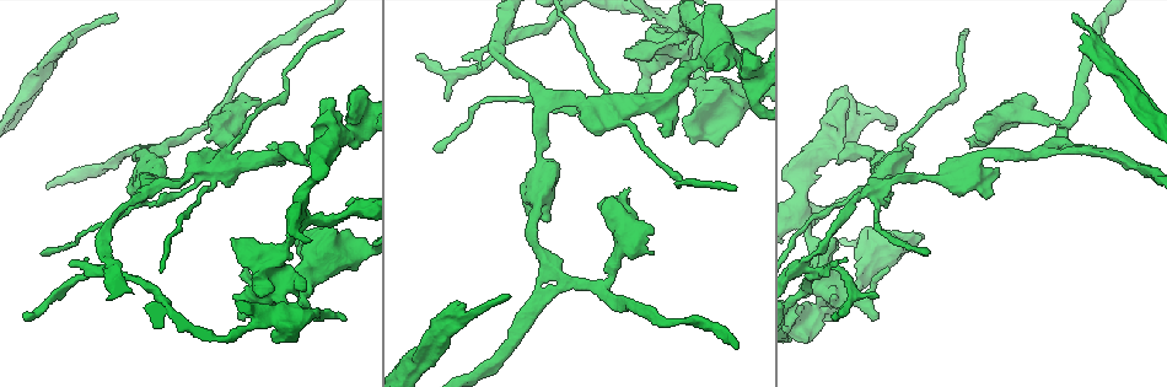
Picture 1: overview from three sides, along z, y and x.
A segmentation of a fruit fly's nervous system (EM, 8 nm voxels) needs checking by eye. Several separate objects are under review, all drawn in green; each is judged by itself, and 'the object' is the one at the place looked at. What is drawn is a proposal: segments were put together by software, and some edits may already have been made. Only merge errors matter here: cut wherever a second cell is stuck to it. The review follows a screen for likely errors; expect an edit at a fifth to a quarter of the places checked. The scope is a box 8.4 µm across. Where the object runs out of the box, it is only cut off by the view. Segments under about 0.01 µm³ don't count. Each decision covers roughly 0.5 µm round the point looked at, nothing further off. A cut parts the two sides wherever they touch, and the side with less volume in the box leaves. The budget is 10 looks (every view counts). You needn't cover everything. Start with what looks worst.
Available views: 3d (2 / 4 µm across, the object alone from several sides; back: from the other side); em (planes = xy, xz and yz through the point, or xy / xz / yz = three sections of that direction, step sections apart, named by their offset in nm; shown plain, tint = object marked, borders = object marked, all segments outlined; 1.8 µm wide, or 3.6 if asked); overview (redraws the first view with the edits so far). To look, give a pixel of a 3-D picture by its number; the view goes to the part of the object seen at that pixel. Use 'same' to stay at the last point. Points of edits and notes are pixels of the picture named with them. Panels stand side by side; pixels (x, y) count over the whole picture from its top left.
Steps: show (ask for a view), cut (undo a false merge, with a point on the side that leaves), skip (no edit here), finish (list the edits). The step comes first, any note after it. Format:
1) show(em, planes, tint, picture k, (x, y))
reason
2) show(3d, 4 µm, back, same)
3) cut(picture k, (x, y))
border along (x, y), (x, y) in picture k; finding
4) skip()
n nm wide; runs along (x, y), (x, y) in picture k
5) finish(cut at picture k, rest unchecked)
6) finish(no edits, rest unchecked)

show(3d, 4 µm, back, picture 1, (822, 151))
looks like a crossing

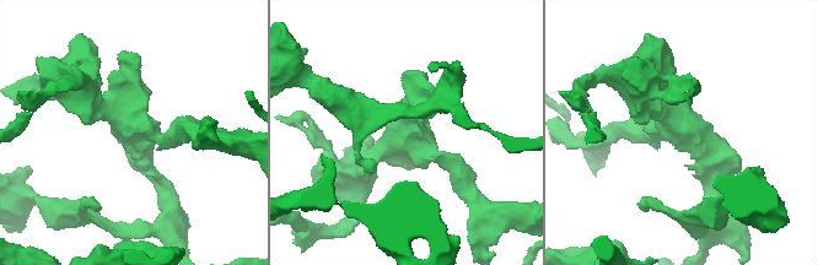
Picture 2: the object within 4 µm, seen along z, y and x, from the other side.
show(em, planes, tint, picture 2, (140, 127))
shape alone is not enough

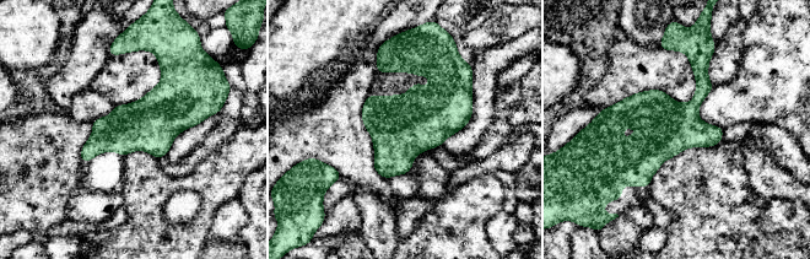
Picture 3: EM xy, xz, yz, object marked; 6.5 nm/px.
skip()
360 nm wide; one cell here

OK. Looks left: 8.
show(em, 3.6 µm, xy, step 4, tint, picture 1, (220, 170))
two arms at a narrow angle

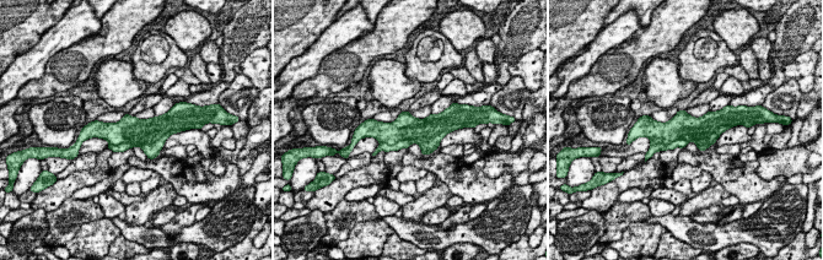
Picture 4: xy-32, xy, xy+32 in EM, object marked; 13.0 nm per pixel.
cut(picture 4, (681, 142))
380 nm wide; border along (688, 141), (674, 139), (651, 145) in picture 4; a second cell is stuck on

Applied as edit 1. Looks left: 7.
show(overview)

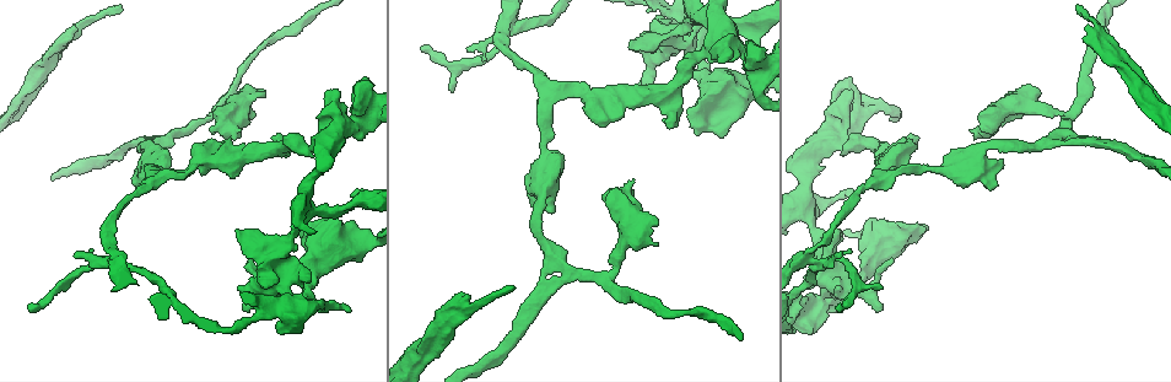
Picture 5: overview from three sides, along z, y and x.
show(em, 3.6 µm, planes, plain, picture 5, (811, 261))
closes a loop

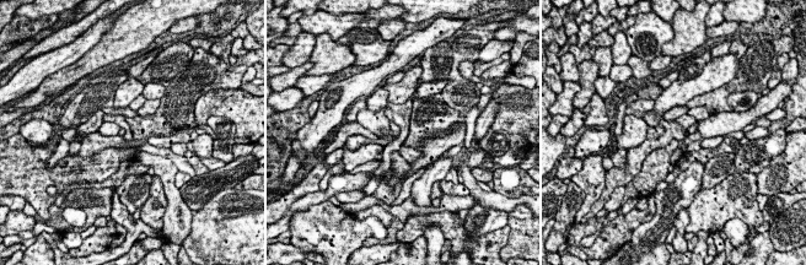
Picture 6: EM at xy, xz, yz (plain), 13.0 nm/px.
show(em, 3.6 µm, planes, tint, same)
where the object lies

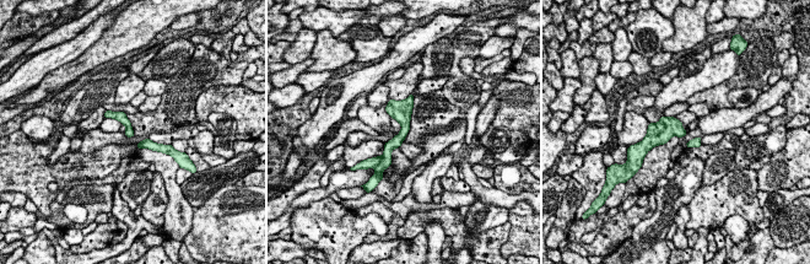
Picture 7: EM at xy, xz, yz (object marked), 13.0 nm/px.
cut(picture 7, (373, 162))
border along (383, 156), (377, 165) in picture 7; a second cell is stuck on

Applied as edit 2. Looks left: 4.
show(overview)
see it whole again

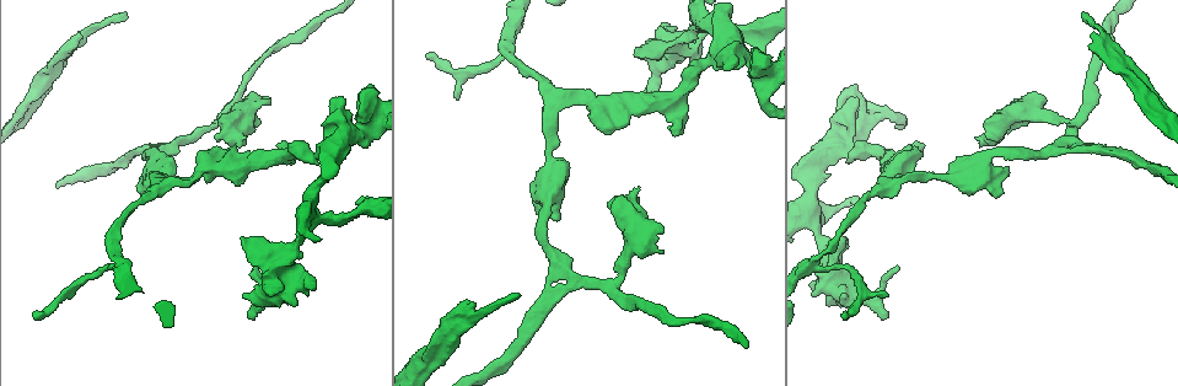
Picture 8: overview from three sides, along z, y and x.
show(3d, 2 µm, back, picture 8, (656, 75))
thick turns thin

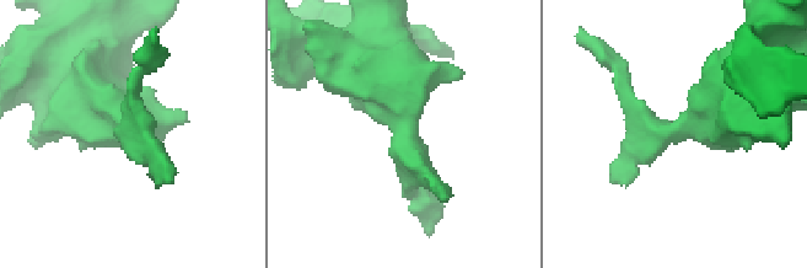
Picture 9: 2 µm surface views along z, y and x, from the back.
show(em, planes, borders, picture 9, (679, 128))

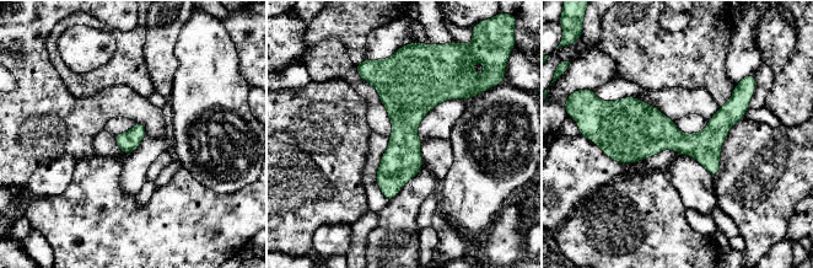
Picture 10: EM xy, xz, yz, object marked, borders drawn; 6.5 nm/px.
skip()
140 nm wide; all the same cell

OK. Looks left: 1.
finish(cut at picture 4, cut at picture 7, rest unchecked)

